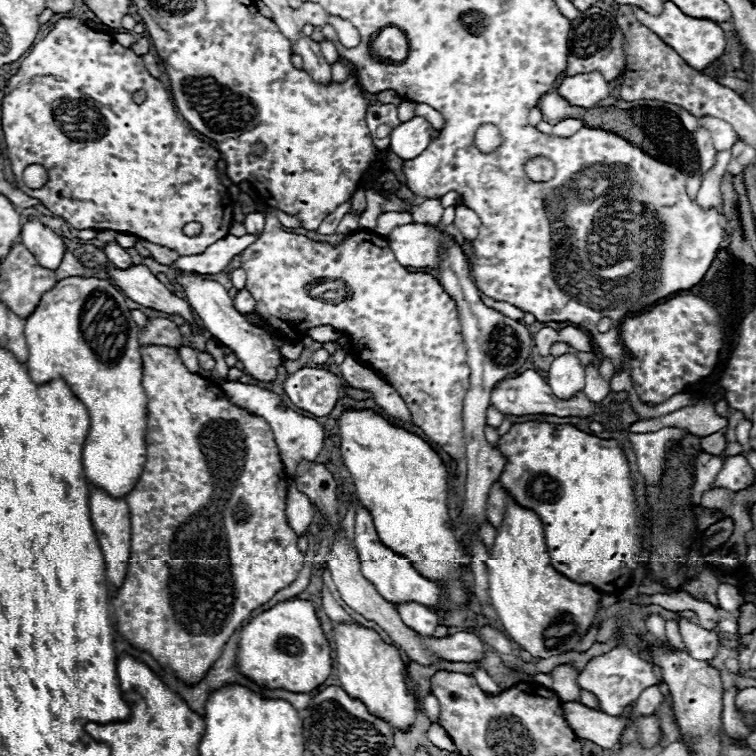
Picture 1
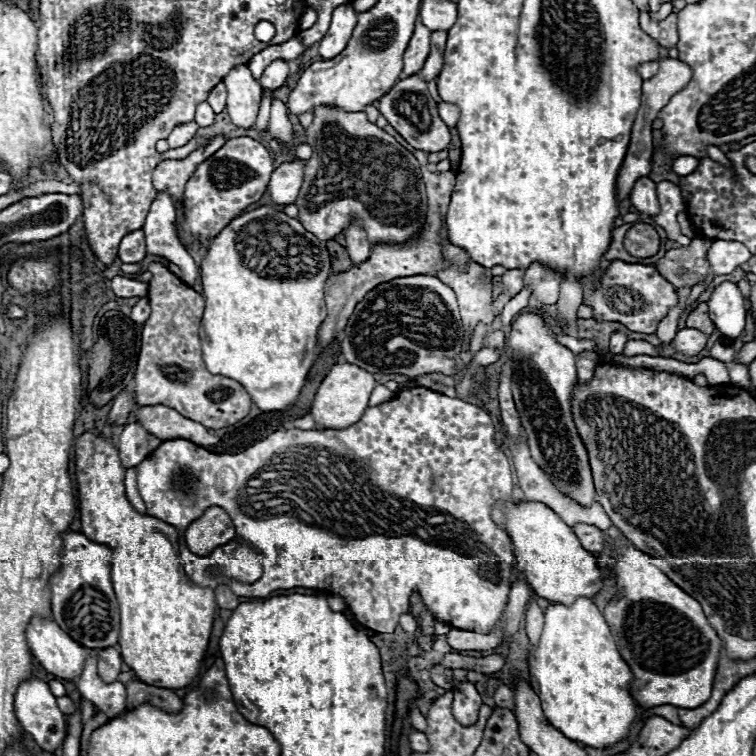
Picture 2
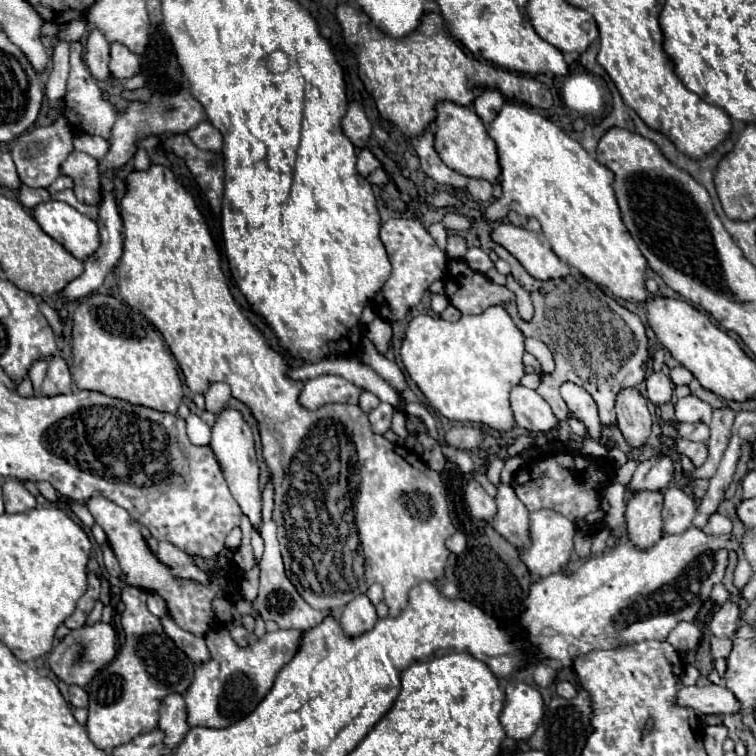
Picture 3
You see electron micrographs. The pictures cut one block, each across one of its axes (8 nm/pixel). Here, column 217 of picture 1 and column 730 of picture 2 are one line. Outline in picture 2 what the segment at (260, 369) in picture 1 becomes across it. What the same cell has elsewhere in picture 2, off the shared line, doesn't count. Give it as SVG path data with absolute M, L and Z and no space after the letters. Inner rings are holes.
M722 282L712 288L708 298L708 312L716 328L730 340L734 340L746 324L744 296L732 282Z

